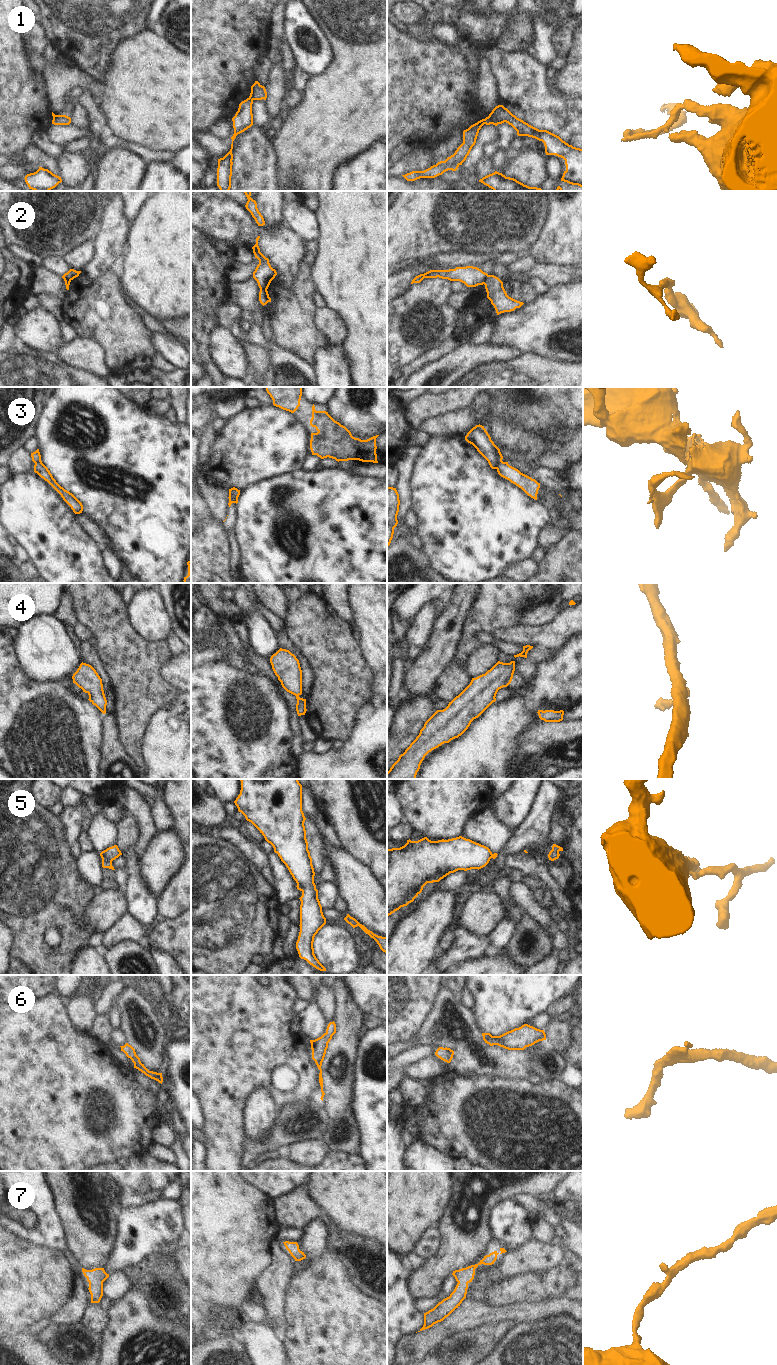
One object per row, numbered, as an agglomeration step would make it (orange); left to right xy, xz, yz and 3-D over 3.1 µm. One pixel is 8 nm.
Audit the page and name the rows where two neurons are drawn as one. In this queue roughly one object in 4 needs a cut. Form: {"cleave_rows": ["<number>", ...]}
{"cleave_rows": ["1", "2", "3", "5"]}

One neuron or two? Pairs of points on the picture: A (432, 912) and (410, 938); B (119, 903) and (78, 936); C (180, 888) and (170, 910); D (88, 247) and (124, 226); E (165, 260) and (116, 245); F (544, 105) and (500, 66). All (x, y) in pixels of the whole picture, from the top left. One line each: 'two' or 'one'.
A: one
B: two
C: one
D: two
E: two
F: one

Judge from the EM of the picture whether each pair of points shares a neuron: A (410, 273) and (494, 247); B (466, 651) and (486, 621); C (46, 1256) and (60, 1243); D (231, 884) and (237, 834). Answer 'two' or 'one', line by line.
A: two
B: one
C: two
D: two

